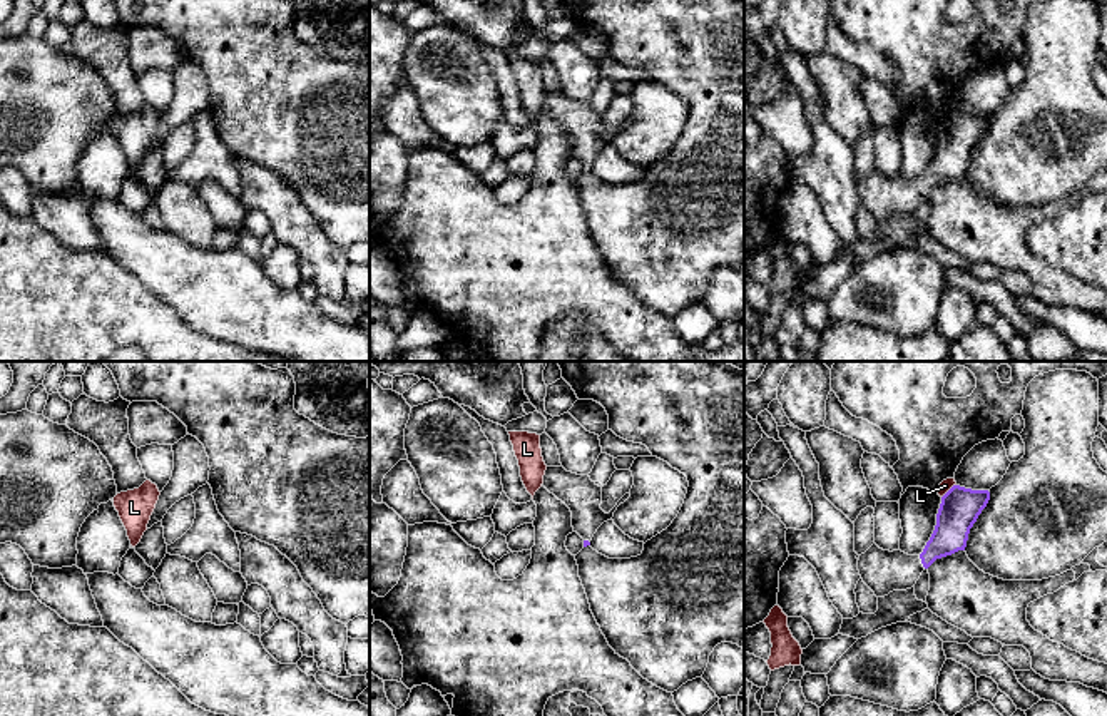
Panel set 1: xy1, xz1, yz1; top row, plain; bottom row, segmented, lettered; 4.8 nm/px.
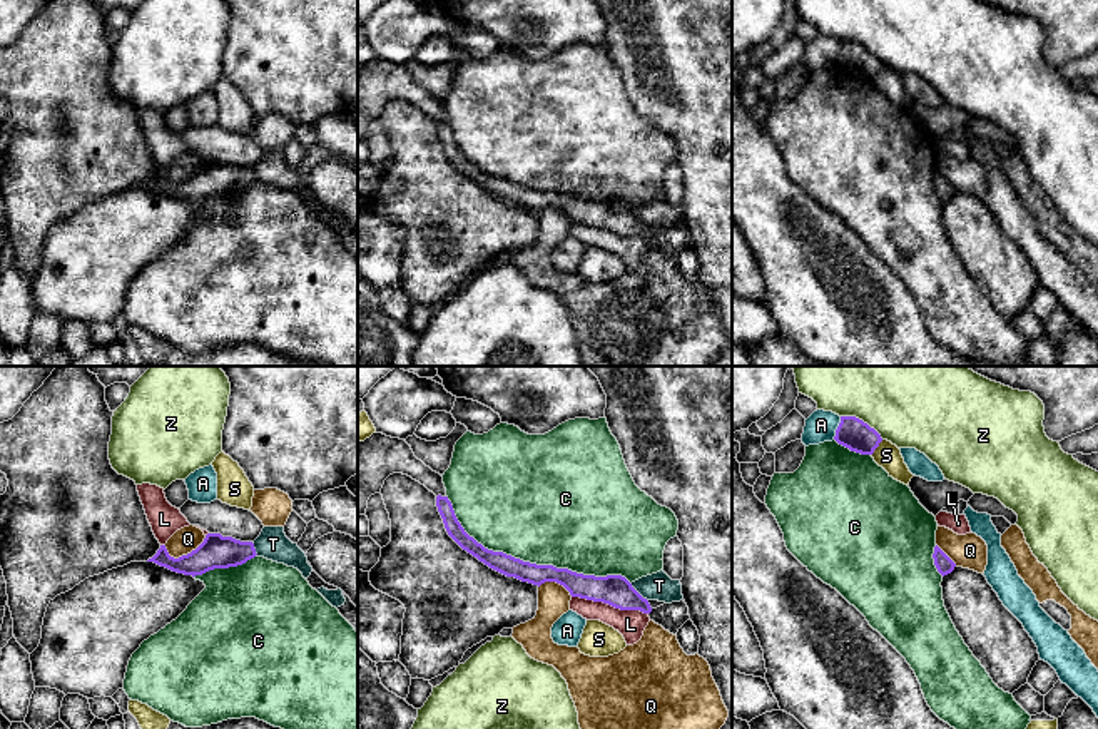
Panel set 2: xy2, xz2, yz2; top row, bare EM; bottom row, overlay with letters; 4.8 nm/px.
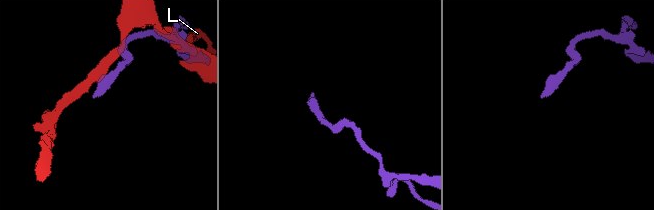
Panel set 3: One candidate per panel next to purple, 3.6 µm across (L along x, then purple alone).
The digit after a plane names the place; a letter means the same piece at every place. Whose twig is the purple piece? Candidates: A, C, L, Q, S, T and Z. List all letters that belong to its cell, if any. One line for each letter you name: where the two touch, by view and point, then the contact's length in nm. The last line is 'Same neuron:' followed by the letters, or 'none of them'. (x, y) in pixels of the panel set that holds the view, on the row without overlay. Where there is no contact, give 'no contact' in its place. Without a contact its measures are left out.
Same neuron: none of them

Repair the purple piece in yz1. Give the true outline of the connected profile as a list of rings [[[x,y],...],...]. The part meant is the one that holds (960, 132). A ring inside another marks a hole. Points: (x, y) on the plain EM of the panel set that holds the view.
[[[953,110],[943,122],[935,156],[920,181],[883,176],[873,169],[860,181],[858,196],[876,222],[915,212],[936,184],[965,176],[970,154],[990,125],[988,115]]]

